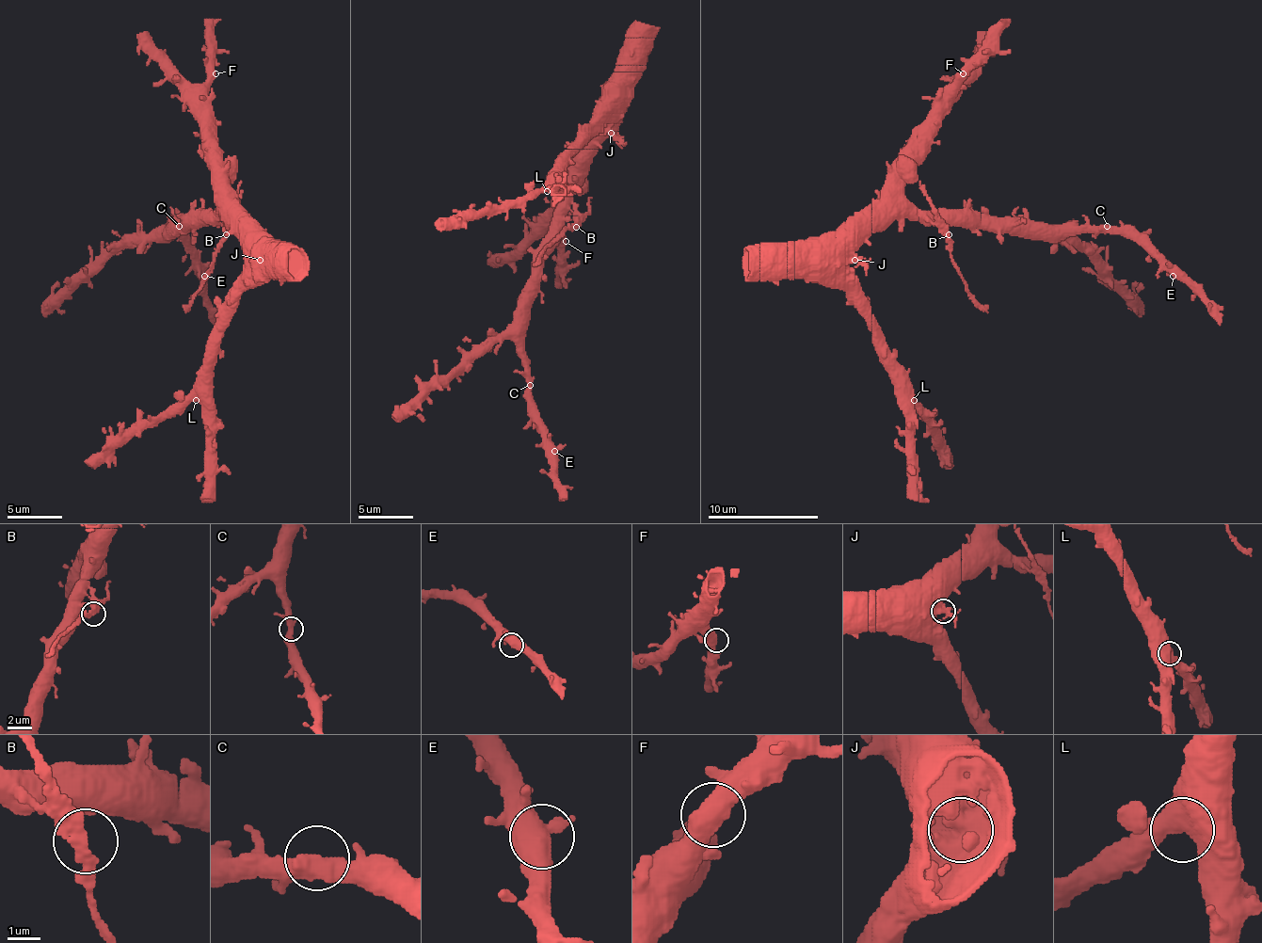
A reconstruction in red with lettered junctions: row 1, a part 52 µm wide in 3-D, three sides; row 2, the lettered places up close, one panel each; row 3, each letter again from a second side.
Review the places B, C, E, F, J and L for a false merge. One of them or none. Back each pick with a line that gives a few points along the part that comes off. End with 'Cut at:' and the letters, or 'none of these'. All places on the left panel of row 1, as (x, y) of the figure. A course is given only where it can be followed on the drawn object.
B: (226, 234), (184, 311)
Cut at: B

